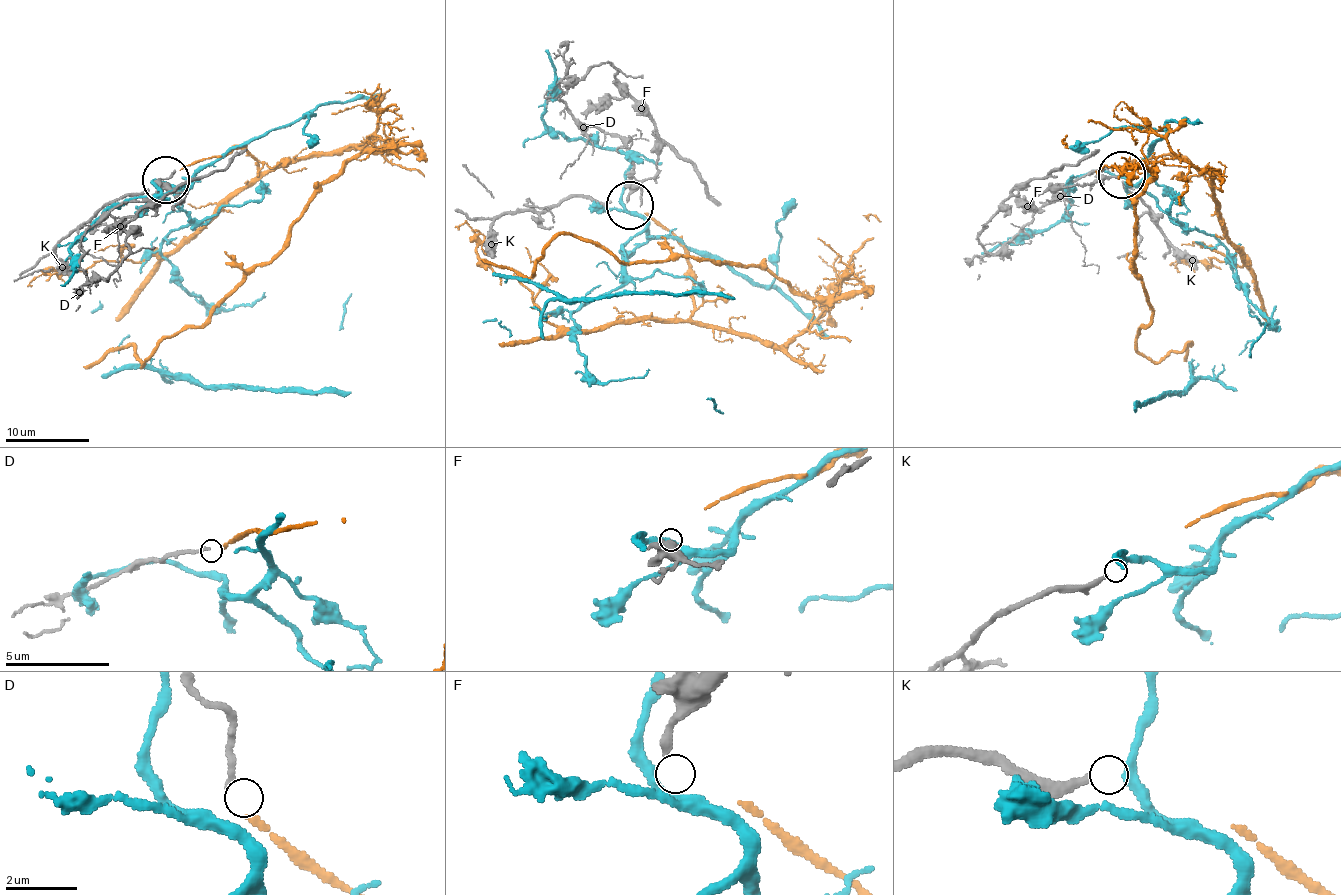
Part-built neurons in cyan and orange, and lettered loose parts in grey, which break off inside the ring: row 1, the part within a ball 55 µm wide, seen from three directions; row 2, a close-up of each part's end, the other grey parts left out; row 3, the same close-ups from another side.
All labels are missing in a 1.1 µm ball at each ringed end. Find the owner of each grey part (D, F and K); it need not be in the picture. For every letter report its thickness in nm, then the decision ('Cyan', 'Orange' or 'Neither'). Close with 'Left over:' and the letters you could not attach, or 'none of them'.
D: Thickness 140 nm. Orange
F: Thickness 200 nm. Neither
K: Thickness 220 nm. Cyan
Left over: F

